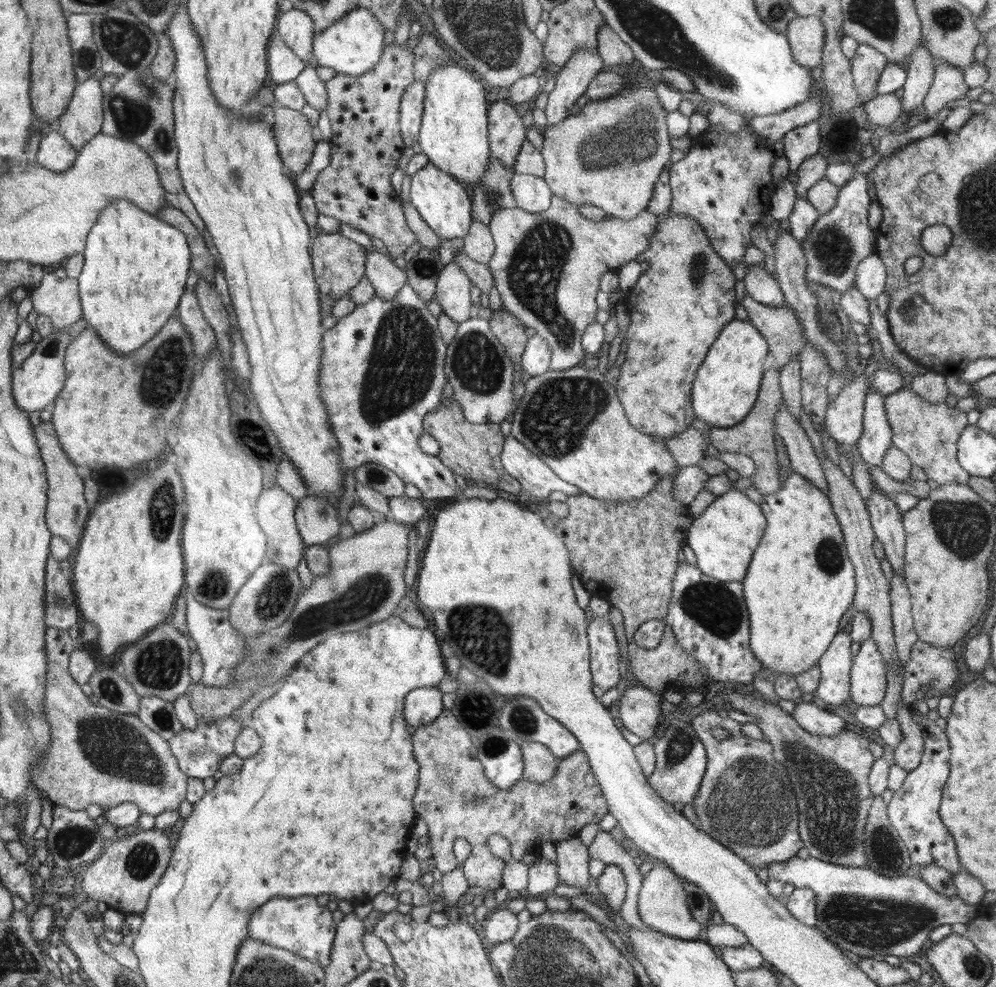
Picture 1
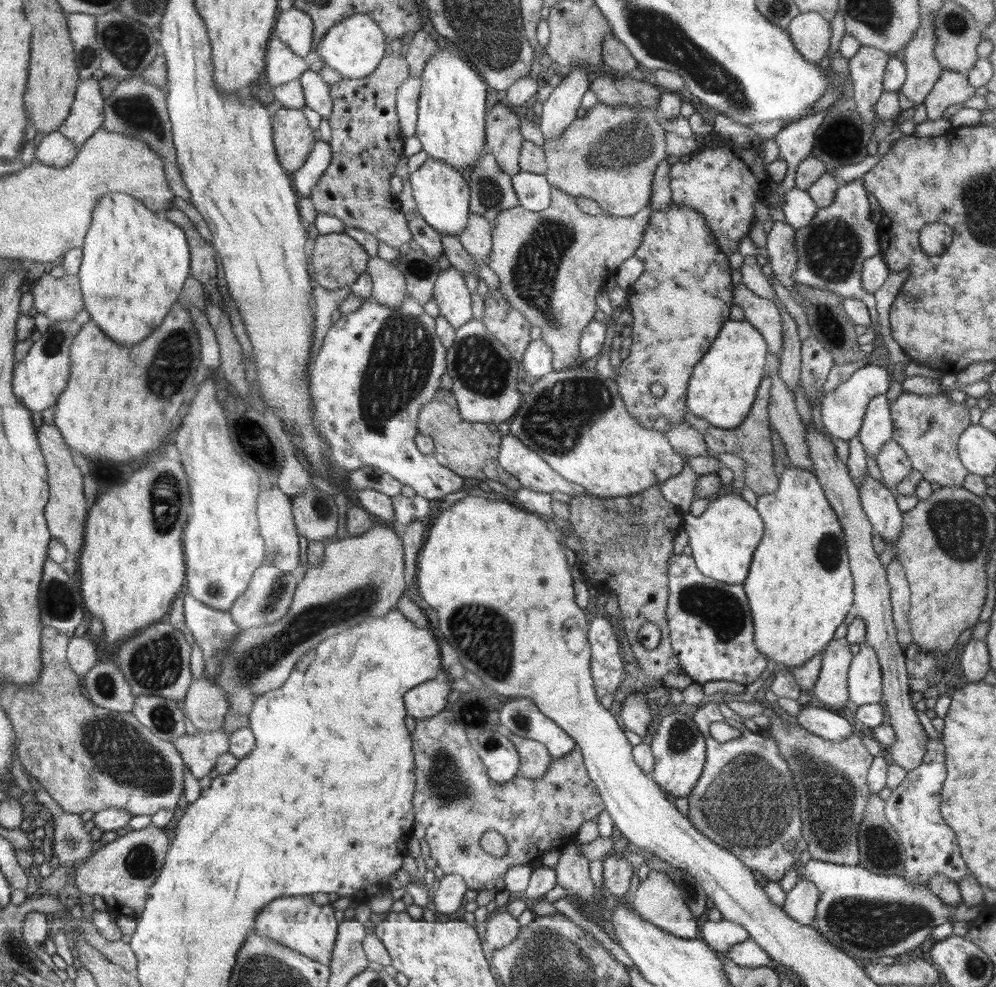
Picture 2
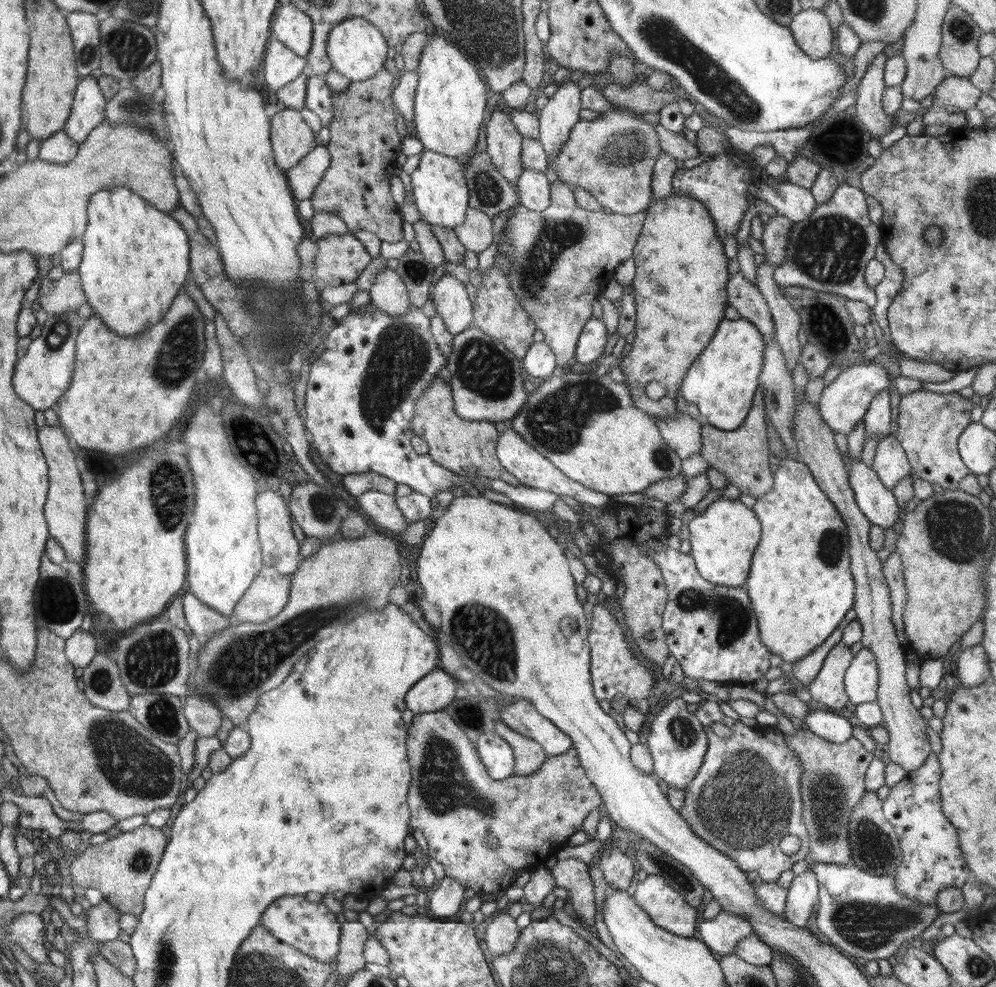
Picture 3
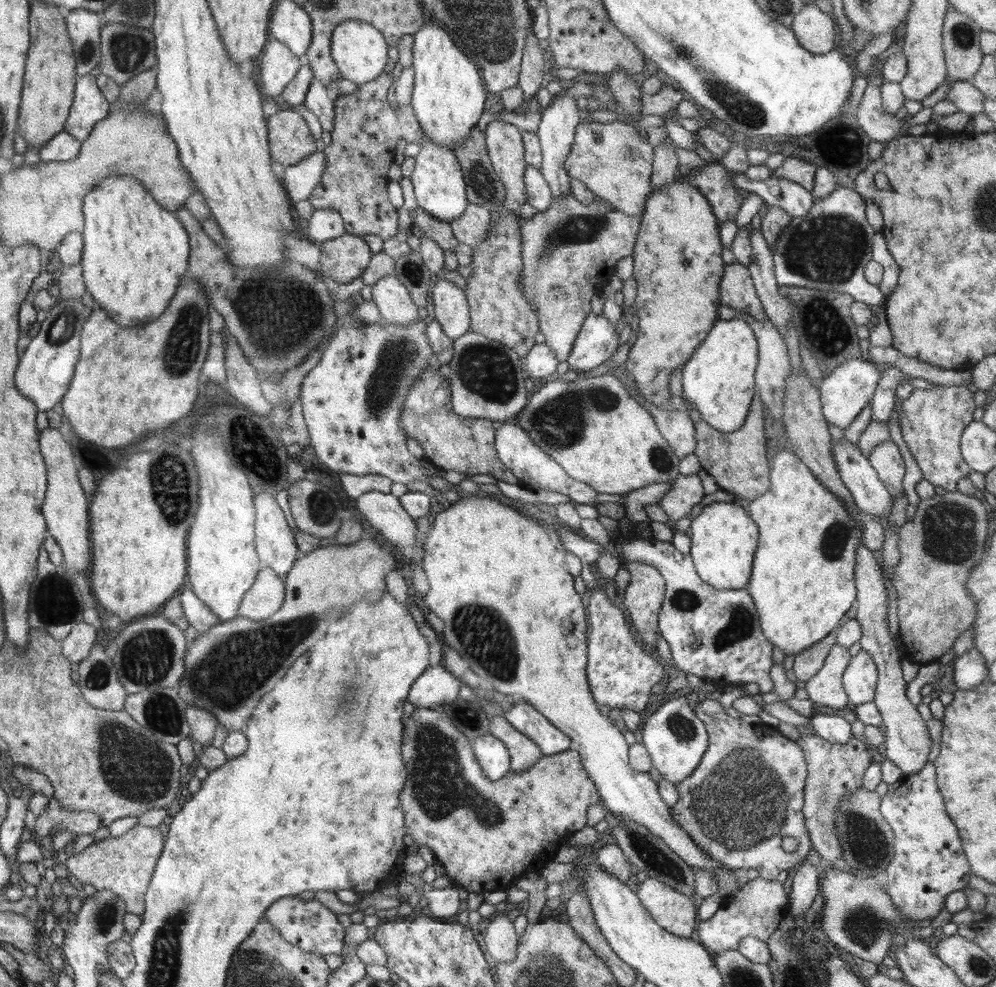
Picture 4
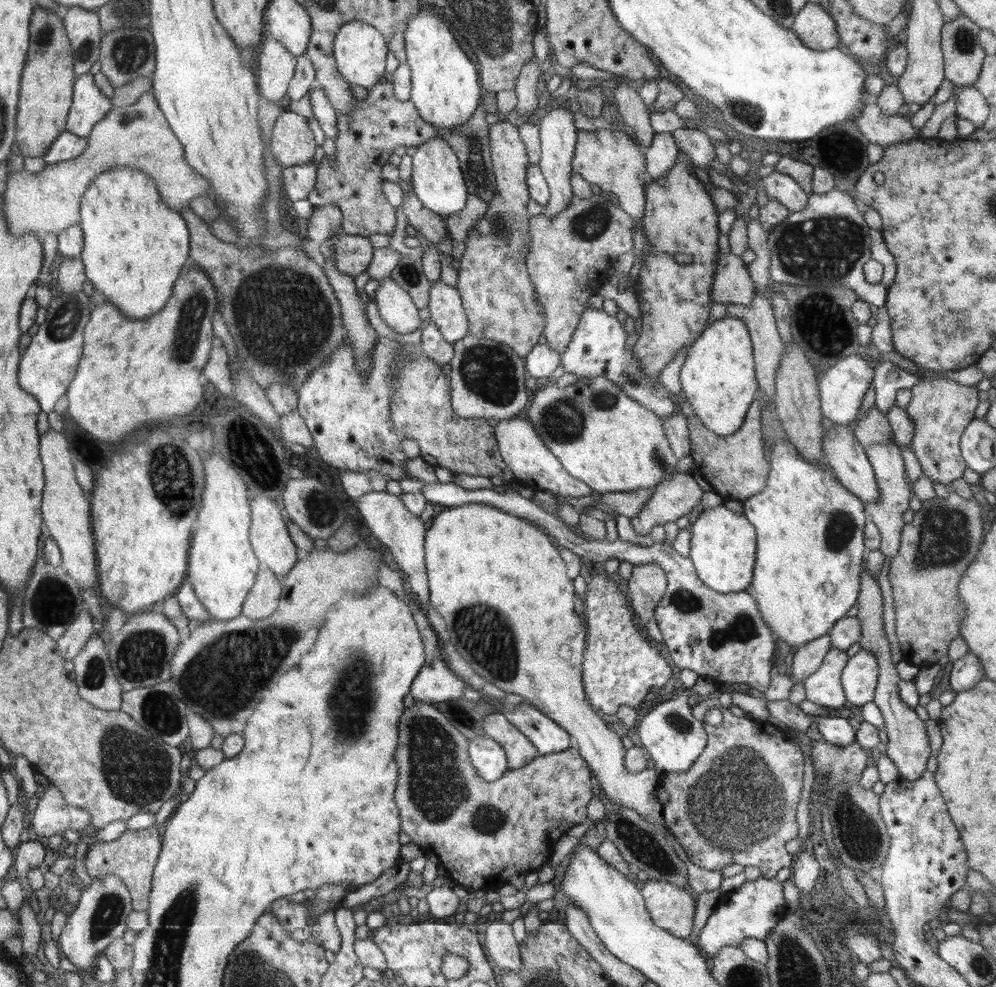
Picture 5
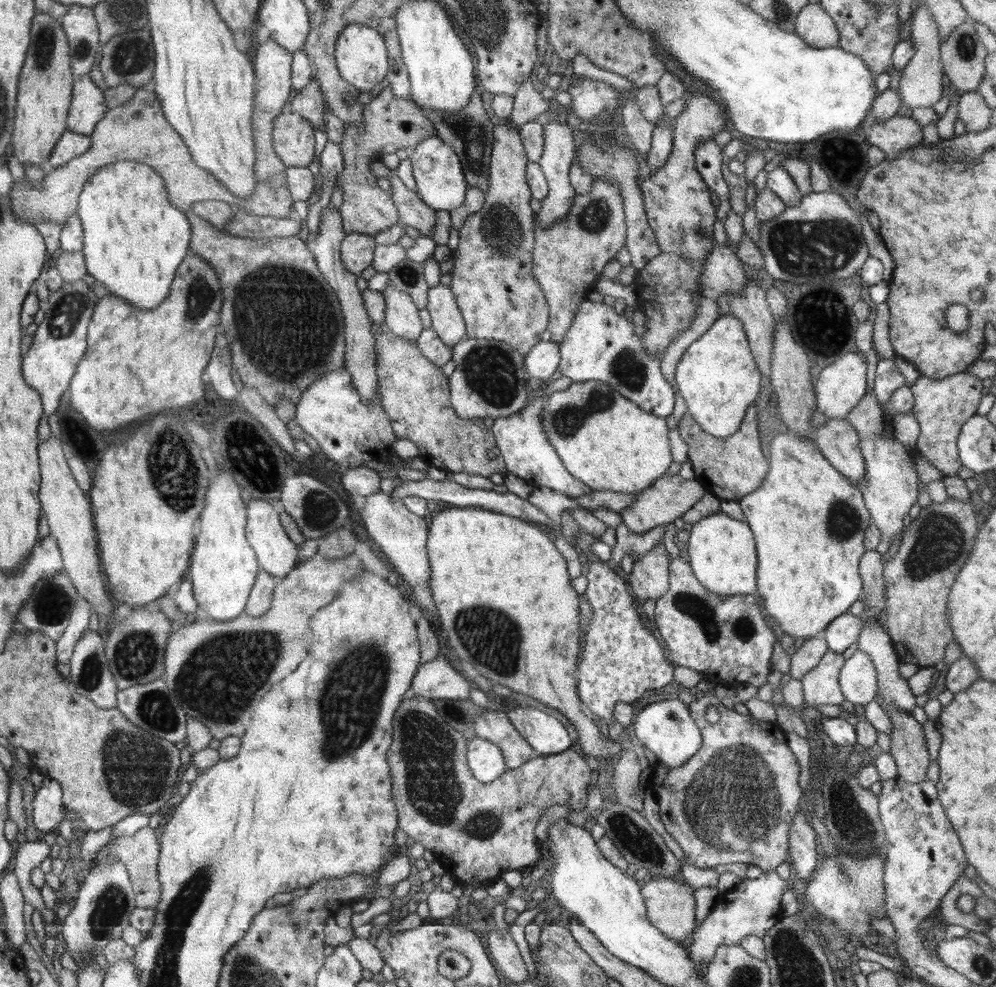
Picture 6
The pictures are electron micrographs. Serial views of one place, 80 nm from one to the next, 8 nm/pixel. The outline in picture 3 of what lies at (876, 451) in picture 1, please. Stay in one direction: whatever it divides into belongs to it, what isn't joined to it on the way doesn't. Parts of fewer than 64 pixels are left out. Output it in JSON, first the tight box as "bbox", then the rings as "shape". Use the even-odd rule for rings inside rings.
{"bbox":[863,389,892,440],"shape":[[[888,389],[874,396],[863,418],[866,436],[881,436],[882,440],[890,438],[890,422],[892,422],[890,401]]]}

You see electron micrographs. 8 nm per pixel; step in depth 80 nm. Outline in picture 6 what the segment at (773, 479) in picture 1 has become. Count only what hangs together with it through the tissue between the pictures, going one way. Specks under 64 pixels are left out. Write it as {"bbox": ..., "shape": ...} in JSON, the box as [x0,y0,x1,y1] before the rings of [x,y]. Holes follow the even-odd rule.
{"bbox":[679,405,769,502],"shape":[[[751,405],[743,418],[739,429],[726,438],[709,435],[686,413],[679,422],[681,439],[687,444],[689,460],[692,463],[696,479],[720,500],[739,502],[742,496],[754,492],[765,479],[769,471],[769,462],[760,448],[760,436],[756,424],[756,408]]]}

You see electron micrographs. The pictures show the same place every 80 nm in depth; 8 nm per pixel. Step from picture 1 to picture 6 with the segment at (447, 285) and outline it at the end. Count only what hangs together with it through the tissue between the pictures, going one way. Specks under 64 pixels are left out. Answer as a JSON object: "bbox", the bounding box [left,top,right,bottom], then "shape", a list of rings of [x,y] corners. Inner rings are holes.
{"bbox":[427,287,468,349],"shape":[[[429,287],[427,309],[432,320],[432,330],[439,340],[448,348],[453,349],[460,340],[468,339],[465,322],[454,300],[450,287]]]}

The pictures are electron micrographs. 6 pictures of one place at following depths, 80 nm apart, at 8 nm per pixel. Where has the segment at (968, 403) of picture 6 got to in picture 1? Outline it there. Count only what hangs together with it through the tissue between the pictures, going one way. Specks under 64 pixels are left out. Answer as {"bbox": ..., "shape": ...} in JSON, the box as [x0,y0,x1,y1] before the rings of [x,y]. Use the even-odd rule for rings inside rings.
{"bbox":[884,388,969,485],"shape":[[[908,388],[900,389],[898,392],[885,395],[884,405],[886,406],[886,418],[891,426],[891,444],[898,450],[904,452],[911,460],[912,465],[919,466],[926,473],[930,480],[934,480],[939,485],[956,483],[967,485],[969,474],[966,472],[957,459],[957,442],[962,431],[968,426],[967,413],[957,407],[948,408],[946,403],[932,404],[912,392]]]}

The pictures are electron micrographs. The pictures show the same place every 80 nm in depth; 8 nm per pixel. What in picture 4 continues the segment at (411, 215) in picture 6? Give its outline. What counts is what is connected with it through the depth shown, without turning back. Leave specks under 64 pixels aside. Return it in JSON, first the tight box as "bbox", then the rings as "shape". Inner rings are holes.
{"bbox":[412,206,459,250],"shape":[[[419,206],[412,211],[412,214],[414,215],[412,224],[415,230],[420,230],[426,236],[429,236],[443,250],[456,250],[459,242],[453,235],[453,230],[448,223],[434,218]]]}

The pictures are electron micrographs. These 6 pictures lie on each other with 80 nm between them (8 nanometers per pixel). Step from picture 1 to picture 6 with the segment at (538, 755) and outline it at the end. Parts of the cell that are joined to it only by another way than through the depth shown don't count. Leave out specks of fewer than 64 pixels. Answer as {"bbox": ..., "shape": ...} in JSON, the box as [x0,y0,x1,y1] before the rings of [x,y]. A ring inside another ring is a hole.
{"bbox":[473,708,537,769],"shape":[[[487,708],[473,721],[473,730],[501,750],[508,769],[516,769],[537,756],[530,744],[514,728],[507,713]]]}

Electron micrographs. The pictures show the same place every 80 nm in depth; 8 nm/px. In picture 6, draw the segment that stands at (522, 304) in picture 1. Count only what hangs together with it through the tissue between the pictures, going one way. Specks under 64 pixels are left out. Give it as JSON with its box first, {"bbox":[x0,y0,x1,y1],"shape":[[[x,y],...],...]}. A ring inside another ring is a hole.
{"bbox":[532,180,626,346],"shape":[[[595,180],[588,194],[574,197],[567,217],[544,229],[536,224],[532,249],[532,275],[542,288],[549,307],[550,341],[560,346],[564,333],[572,327],[578,305],[594,289],[594,281],[616,252],[626,245],[626,221],[623,200],[619,190],[609,182]]]}

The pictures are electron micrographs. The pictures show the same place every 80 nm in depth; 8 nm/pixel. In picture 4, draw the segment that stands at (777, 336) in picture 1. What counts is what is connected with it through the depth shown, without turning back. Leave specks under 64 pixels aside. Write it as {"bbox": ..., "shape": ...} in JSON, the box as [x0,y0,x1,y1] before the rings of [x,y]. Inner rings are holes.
{"bbox":[718,262,765,320],"shape":[[[738,262],[732,265],[724,264],[718,296],[721,305],[753,316],[756,320],[765,320],[764,308],[755,292],[750,272]]]}

